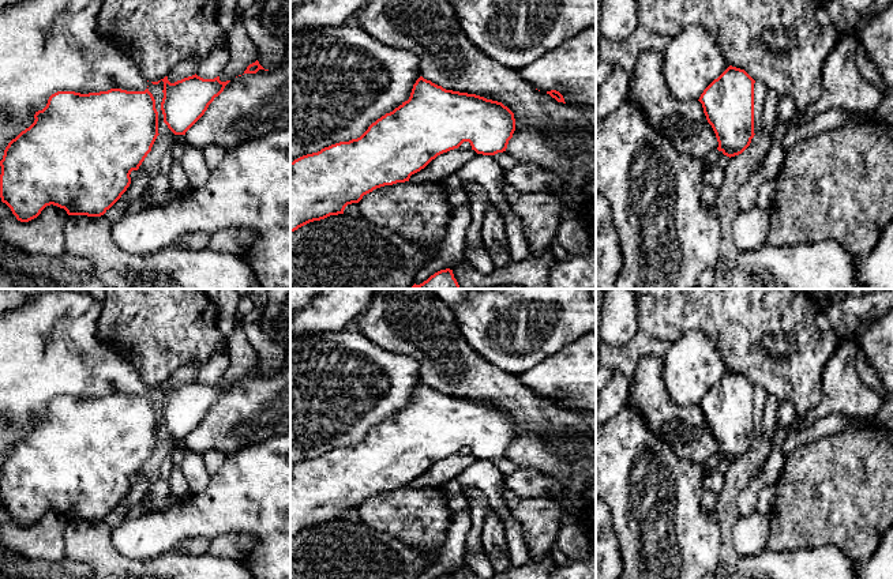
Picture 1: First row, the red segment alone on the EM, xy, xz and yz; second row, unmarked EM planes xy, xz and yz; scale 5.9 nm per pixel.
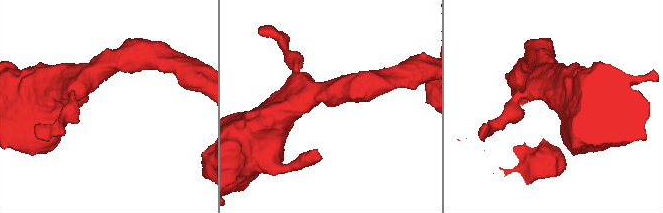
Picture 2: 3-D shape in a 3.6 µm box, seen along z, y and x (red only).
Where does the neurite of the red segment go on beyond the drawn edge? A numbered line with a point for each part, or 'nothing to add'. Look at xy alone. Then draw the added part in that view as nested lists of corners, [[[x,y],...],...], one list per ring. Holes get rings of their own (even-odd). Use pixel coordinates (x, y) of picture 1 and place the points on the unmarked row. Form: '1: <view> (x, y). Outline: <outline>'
nothing to add

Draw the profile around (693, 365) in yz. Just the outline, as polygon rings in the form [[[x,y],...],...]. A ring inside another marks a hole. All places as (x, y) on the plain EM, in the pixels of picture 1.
[[[688,331],[661,357],[664,384],[682,406],[698,406],[703,395],[728,372],[716,341],[701,331]]]

